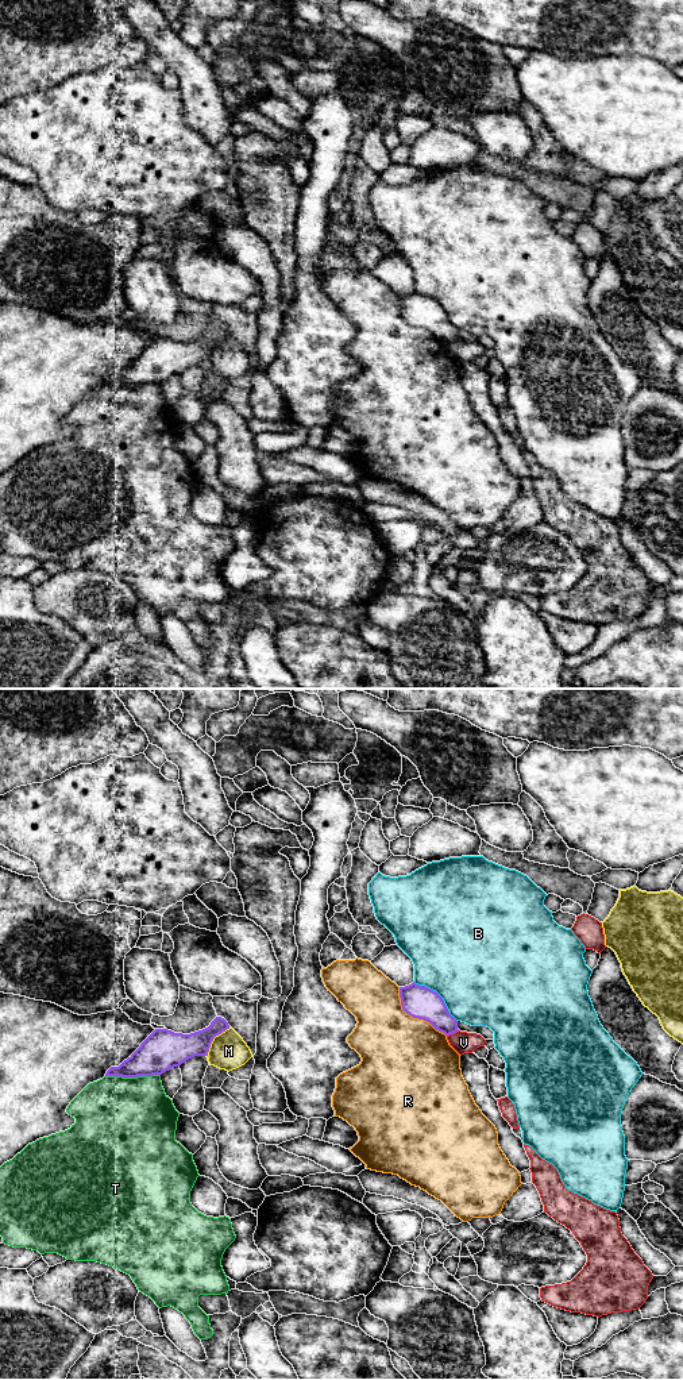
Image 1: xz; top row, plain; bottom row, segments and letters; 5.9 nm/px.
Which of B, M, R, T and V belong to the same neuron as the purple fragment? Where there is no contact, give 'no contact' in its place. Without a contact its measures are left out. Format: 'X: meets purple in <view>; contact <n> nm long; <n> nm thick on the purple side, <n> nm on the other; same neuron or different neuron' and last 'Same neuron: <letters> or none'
B: meets purple in xz; contact 360 nm long; 190 nm thick on the purple side, 500 nm on the other; different neuron
M: meets purple in xz; contact 240 nm long; 200 nm thick on the purple side, 220 nm on the other; different neuron
R: meets purple in xz; contact 400 nm long; 190 nm thick on the purple side, 500 nm on the other; different neuron
T: meets purple in xz; contact 320 nm long; 240 nm thick on the purple side, 500 nm on the other; different neuron
V: meets purple in xz; contact 90 nm long; 190 nm thick on the purple side, 130 nm on the other; different neuron
Same neuron: none

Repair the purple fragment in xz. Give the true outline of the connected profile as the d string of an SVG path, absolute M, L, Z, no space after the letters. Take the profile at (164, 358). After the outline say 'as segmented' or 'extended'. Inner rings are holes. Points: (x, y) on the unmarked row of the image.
M216 325L208 336L190 343L155 338L127 369L119 375L111 375L105 385L161 385L194 365L208 365L213 347L227 338L229 334L221 325Z | as segmented

